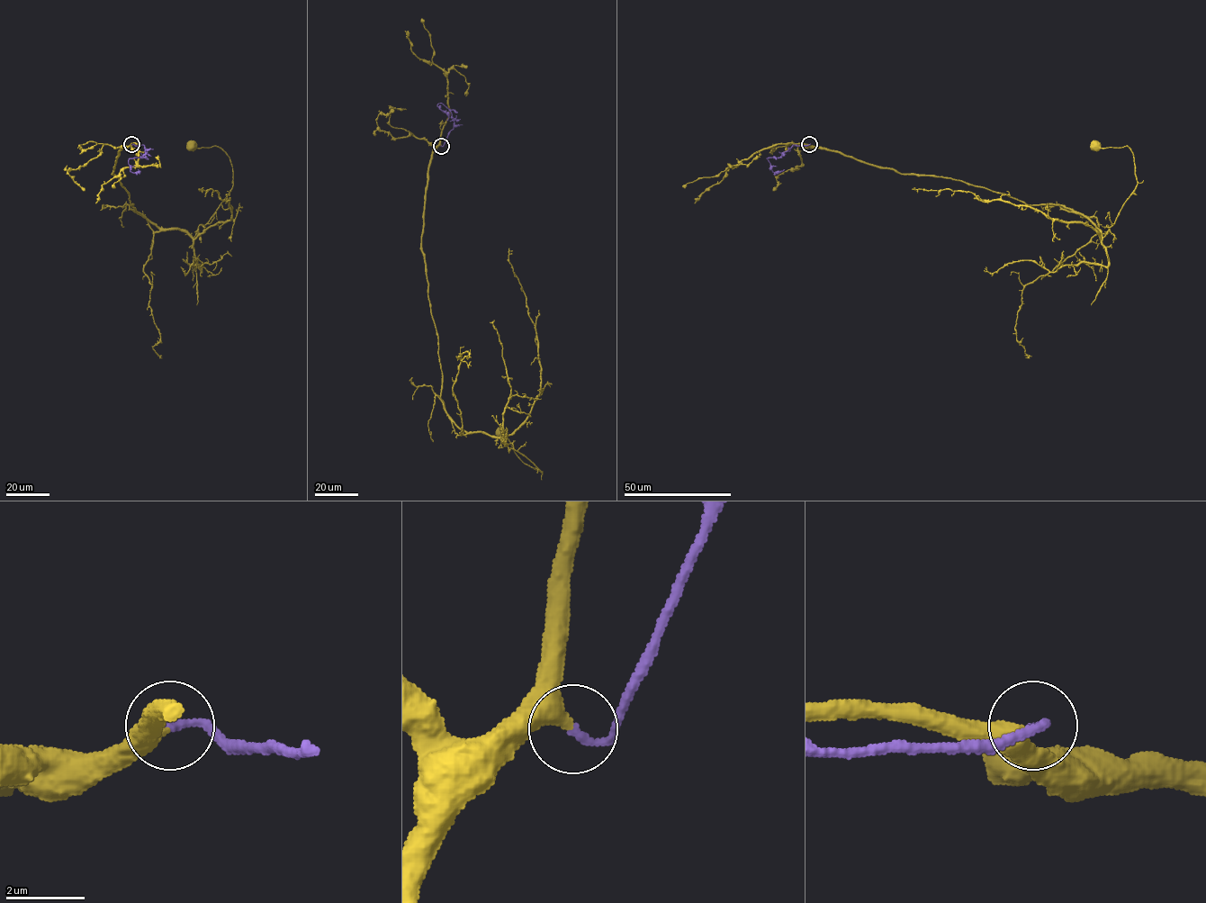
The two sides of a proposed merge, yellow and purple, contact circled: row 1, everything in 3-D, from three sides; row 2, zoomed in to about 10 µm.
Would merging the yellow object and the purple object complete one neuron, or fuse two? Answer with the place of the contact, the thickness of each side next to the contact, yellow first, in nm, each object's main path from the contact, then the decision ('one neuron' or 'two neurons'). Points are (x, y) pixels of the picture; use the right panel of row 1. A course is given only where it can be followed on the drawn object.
place (809, 144); calibres 420 and 200 nm; course yellow (809, 144), (1030, 204), (1063, 205), (1103, 237), (1138, 181), (1127, 146), (1095, 146); course purple (809, 144), (794, 145), (779, 158), (767, 158), (773, 172), (784, 169); one neuron

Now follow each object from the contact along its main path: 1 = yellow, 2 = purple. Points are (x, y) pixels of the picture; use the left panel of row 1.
1: (131, 144), (119, 151), (112, 174), (131, 205), (158, 227), (193, 237), (233, 181), (220, 148), (192, 146)
2: (131, 144), (143, 145), (145, 148), (142, 158), (129, 160), (131, 172), (138, 172), (138, 169)

